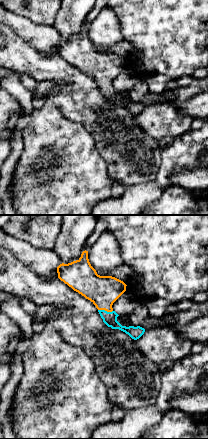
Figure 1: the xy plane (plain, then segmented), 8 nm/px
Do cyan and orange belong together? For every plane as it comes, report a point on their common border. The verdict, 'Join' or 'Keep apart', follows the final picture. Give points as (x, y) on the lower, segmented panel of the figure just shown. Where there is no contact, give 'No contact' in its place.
Touches cyan at (104, 310)

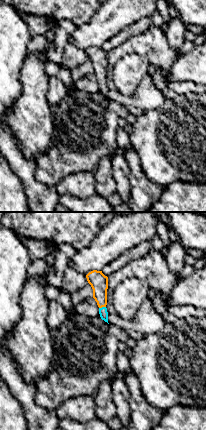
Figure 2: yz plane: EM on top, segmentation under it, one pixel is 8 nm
Touches cyan at (102, 307)

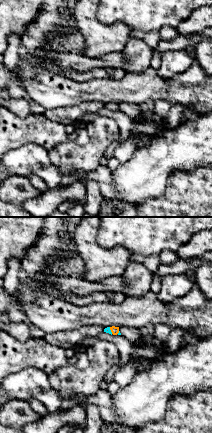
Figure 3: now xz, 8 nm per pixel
Touches cyan at (110, 330)

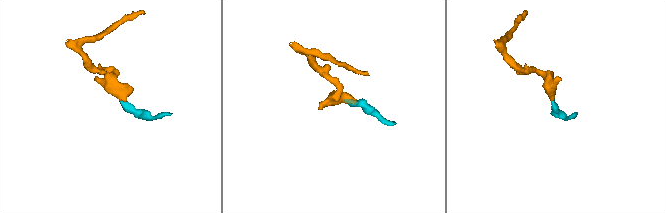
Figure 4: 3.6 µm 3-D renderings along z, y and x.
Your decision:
Join

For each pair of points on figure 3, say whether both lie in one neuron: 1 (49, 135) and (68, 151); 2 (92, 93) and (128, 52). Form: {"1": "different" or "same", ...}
{"1": "different", "2": "different"}

